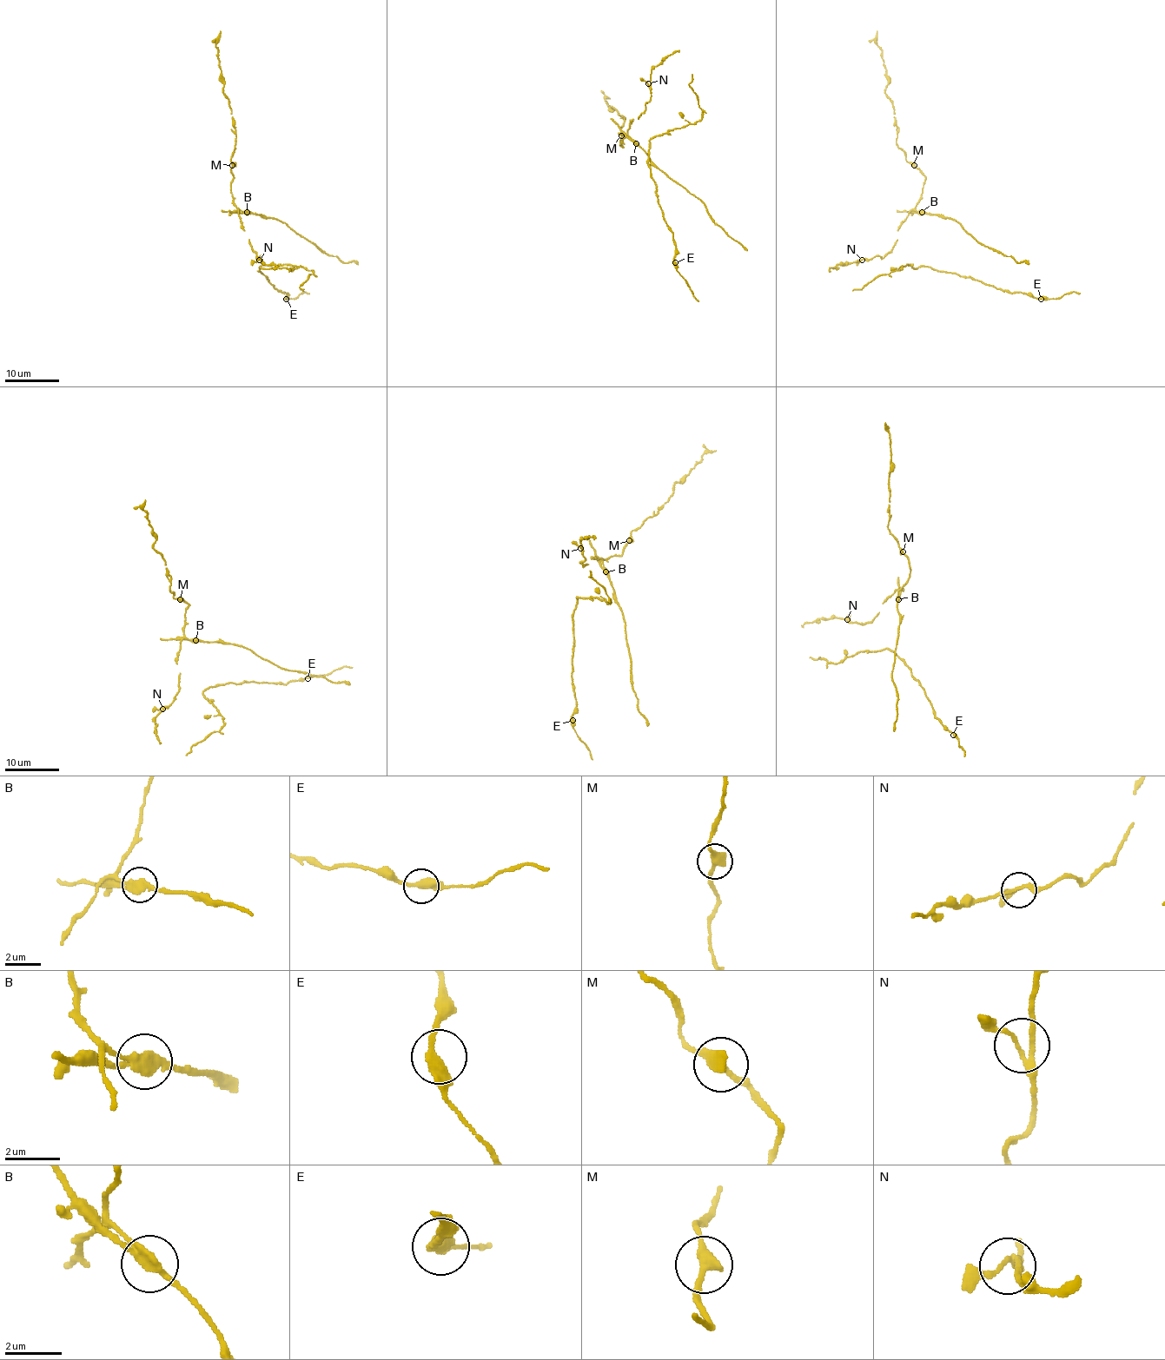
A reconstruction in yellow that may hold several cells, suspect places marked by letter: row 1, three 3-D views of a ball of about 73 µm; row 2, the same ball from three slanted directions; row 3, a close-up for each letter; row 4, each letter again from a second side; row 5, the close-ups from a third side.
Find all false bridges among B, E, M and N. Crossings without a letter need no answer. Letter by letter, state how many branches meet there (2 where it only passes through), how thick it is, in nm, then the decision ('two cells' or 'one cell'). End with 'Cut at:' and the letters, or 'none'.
B: 2 branches meet; 420 nm thick; two cells
E: 2 branches meet; 400 nm thick; one cell
M: 2 branches meet; 400 nm thick; one cell
N: 3 branches meet; 160 nm thick; one cell
Cut at: B

